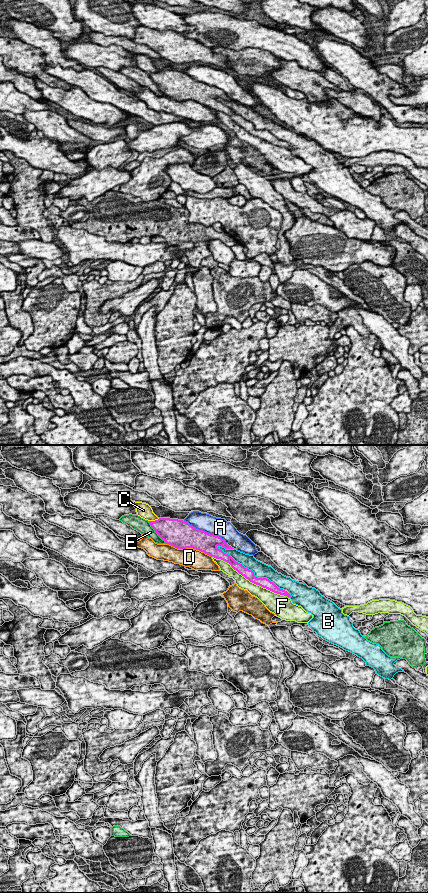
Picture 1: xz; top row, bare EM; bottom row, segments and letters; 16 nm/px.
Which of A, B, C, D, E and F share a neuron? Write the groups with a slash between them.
A / B / C / D / E / F

